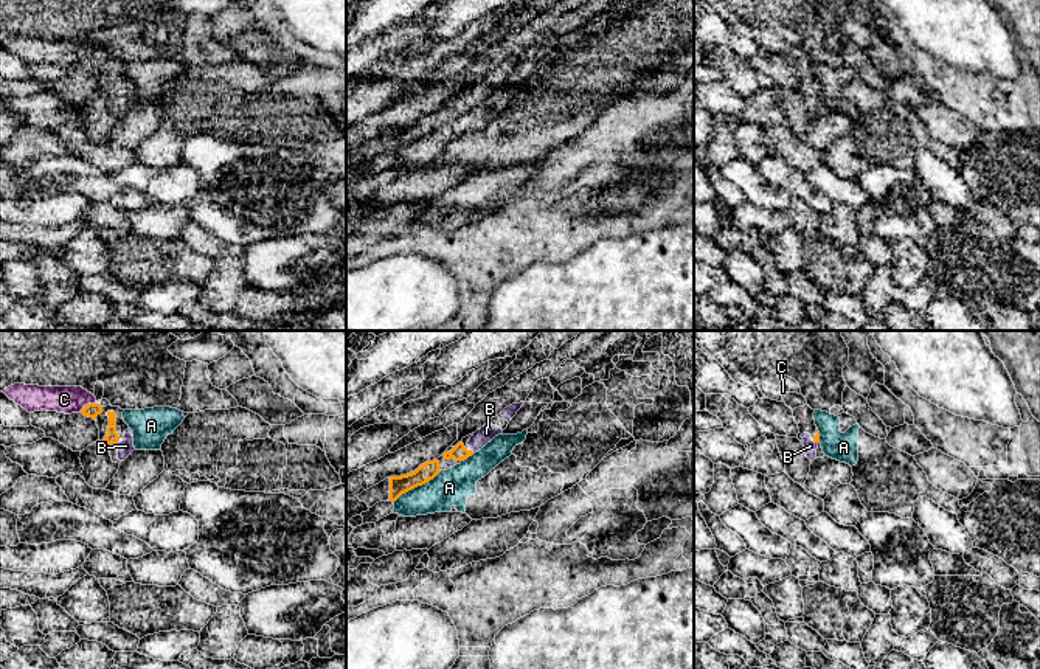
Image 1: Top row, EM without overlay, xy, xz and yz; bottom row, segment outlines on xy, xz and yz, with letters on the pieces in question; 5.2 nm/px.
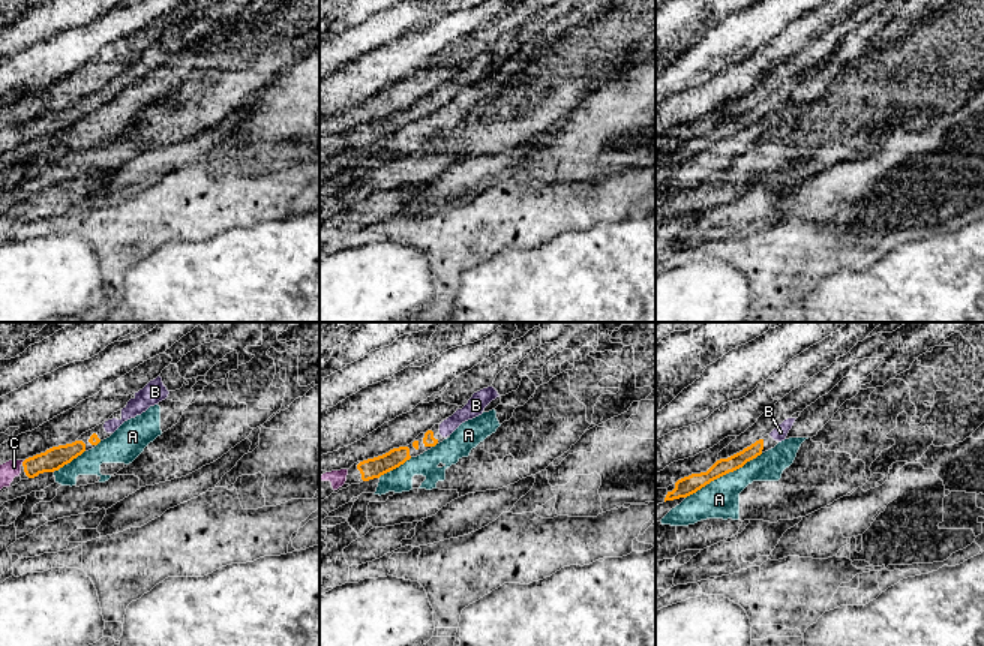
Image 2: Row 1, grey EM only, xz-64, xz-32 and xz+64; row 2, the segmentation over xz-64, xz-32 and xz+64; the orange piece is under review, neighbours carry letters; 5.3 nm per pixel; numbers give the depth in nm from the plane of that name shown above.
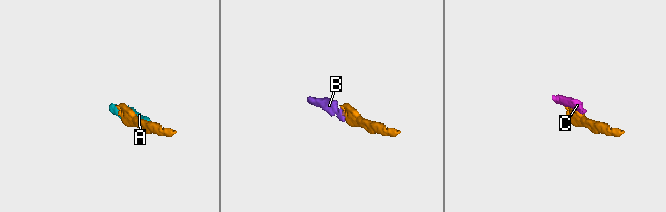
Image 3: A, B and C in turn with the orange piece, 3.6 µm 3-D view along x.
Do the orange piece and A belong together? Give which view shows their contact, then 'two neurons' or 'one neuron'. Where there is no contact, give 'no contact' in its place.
contact in xz; two neurons

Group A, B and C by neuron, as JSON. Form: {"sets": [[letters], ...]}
{"sets": [["A"], ["B"], ["C"]]}

